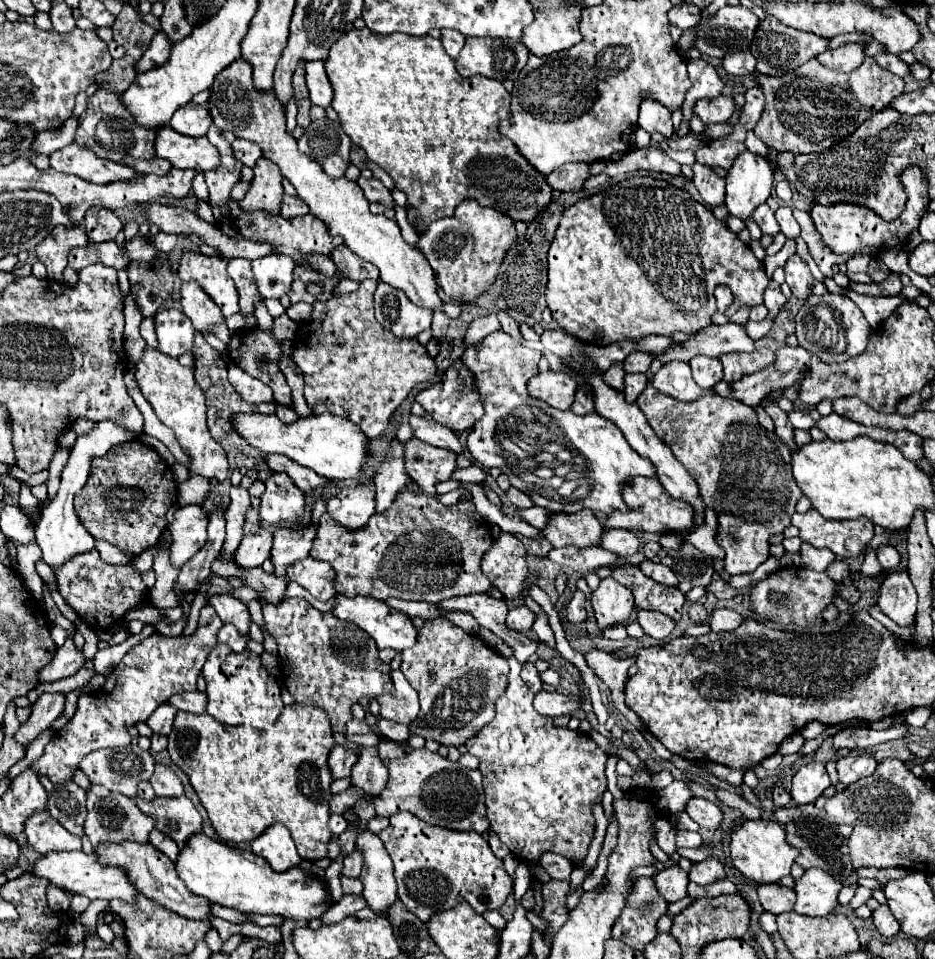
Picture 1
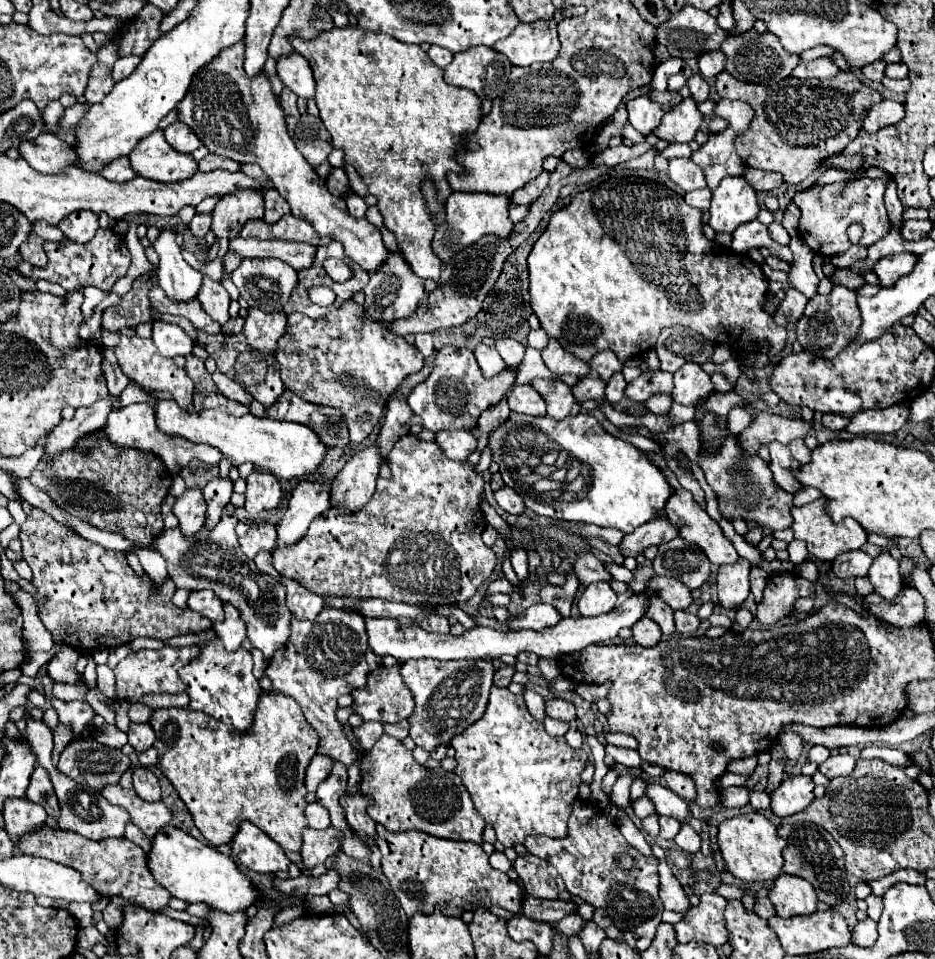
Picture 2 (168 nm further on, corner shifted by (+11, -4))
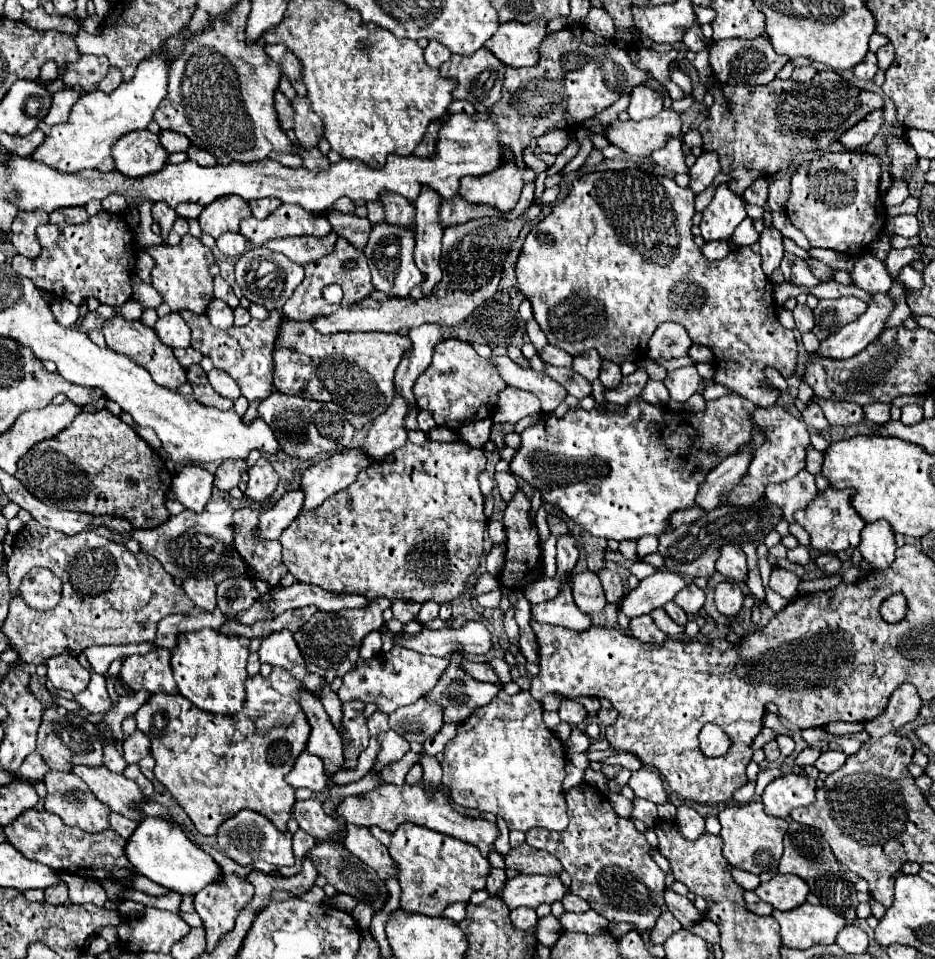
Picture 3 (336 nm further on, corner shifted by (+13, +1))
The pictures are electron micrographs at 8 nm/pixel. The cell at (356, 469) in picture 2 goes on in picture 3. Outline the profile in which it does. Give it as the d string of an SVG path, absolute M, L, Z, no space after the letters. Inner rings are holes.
M396 391L390 407L374 421L364 449L376 457L376 461L382 461L388 453L402 447L404 441L408 441L408 429L404 427L404 417L410 413L408 401Z

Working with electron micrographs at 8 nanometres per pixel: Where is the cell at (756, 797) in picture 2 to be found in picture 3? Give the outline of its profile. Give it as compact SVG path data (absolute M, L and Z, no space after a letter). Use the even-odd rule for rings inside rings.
M764 769L764 771L760 771L758 773L758 781L756 781L756 799L760 799L760 795L762 795L762 791L766 789L766 785L768 783L772 783L774 779L778 779L782 773L780 773L780 769Z

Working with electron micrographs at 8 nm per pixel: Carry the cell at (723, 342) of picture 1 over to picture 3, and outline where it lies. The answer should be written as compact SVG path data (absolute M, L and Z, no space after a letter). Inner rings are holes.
M664 323L660 325L648 341L648 357L650 359L674 359L686 355L692 341L686 335L682 325Z

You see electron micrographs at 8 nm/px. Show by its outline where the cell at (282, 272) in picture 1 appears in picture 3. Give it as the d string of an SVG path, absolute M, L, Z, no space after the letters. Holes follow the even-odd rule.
M264 247L248 249L234 267L236 267L236 283L240 285L244 297L248 297L252 303L264 305L270 311L280 311L282 305L292 297L294 289L304 281L304 267L290 261L286 255L274 253Z

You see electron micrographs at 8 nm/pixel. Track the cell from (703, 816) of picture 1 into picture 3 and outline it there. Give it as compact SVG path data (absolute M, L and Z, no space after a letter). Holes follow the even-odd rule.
M638 769L632 773L630 781L628 781L628 787L634 791L636 797L642 797L642 799L648 799L656 805L660 803L666 803L666 793L664 793L664 787L662 787L662 779L658 777L656 771L652 769Z

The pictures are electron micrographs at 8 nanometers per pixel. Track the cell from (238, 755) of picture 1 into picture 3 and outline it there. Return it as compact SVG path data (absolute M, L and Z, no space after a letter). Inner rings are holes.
M248 677L244 687L250 689L250 699L246 699L246 703L250 703L244 703L244 707L232 717L206 713L184 699L180 693L154 693L134 715L138 729L150 739L150 751L156 761L156 779L172 793L176 803L188 813L198 833L202 835L216 835L218 825L242 809L268 815L268 819L280 831L288 831L286 823L296 803L294 789L284 781L284 777L290 773L296 757L306 749L310 737L308 719L304 717L300 705L292 697L276 693L266 677Z

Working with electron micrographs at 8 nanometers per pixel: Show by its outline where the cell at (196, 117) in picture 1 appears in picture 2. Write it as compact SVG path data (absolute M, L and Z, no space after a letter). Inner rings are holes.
M174 122L170 124L166 130L164 130L164 136L166 136L166 142L178 150L178 152L184 152L184 154L190 154L194 152L196 148L202 146L202 142L198 142L198 136L190 130L190 126L186 126L184 122Z

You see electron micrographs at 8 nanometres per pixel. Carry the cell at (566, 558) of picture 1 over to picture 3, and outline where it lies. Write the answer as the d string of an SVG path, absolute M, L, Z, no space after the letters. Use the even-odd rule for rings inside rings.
M636 561L632 567L630 567L630 573L632 575L636 575L638 579L644 579L644 577L648 577L648 575L652 575L656 571L656 567L652 567L650 563L646 563L646 561Z

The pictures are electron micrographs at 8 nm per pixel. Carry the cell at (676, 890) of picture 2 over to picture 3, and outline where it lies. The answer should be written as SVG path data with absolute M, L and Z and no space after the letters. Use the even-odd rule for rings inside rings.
M670 889L666 891L666 907L682 923L684 929L690 929L692 925L704 919L704 915L694 907L692 901L688 901L688 897L680 897Z

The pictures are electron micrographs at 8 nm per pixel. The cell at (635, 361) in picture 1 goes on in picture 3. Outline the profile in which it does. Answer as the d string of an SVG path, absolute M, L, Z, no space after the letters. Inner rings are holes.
M588 349L588 351L584 351L582 355L578 355L578 357L574 359L572 369L574 369L574 373L582 375L584 379L594 381L594 379L598 379L600 365L602 365L602 359L600 359L600 355L596 353L596 349Z

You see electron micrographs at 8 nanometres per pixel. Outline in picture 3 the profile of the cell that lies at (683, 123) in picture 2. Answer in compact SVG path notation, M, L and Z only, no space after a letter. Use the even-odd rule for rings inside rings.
M664 109L652 119L642 121L614 121L606 127L604 137L610 145L618 147L626 155L648 157L654 149L660 149L668 137L678 137L680 117L672 109Z

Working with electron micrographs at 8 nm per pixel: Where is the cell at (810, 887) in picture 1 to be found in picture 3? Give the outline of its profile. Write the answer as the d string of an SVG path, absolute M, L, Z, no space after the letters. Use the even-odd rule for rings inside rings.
M774 875L770 881L760 883L754 893L770 903L778 911L790 911L806 901L808 895L808 885L804 879L794 877L794 875Z

